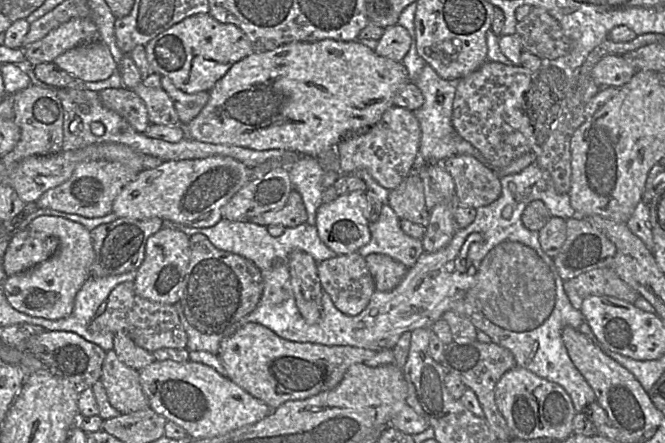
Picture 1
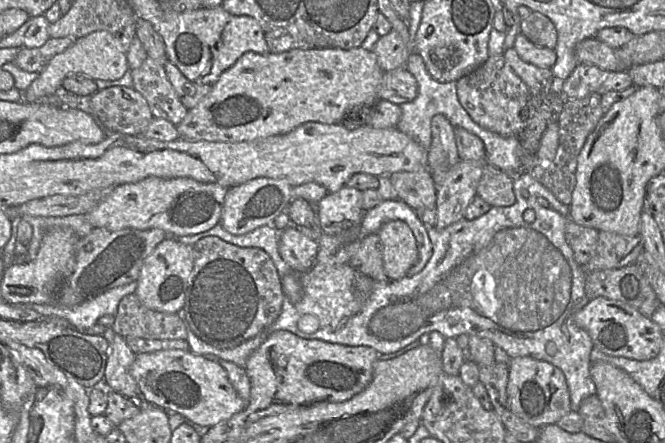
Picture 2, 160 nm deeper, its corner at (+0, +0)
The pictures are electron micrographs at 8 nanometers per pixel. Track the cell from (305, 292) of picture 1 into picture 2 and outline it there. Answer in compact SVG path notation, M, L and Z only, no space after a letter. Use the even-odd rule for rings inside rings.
M287 226L281 231L279 253L293 272L303 274L314 266L318 244L294 227Z

